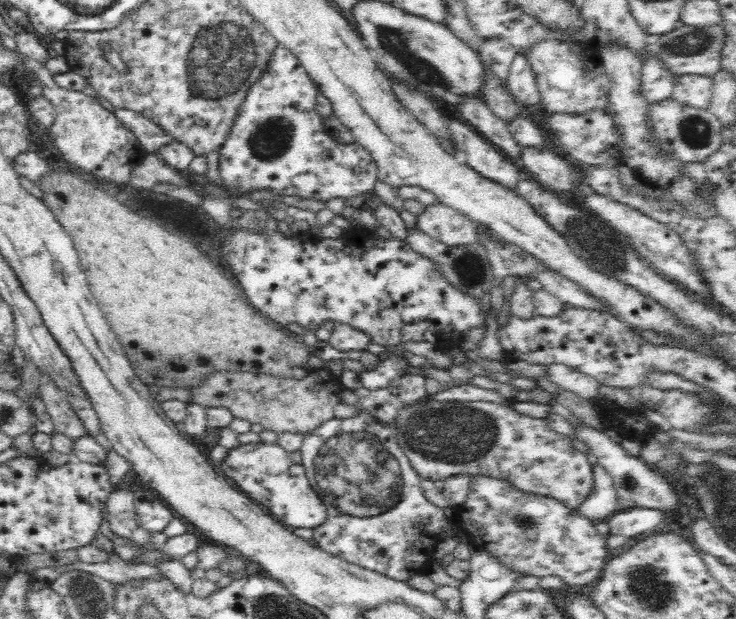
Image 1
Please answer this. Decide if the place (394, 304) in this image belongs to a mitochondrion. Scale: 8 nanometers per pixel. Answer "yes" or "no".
no

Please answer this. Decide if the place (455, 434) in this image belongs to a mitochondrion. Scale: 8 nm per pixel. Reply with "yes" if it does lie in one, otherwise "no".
yes

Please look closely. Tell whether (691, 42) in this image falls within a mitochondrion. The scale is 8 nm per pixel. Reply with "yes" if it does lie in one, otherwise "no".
yes

